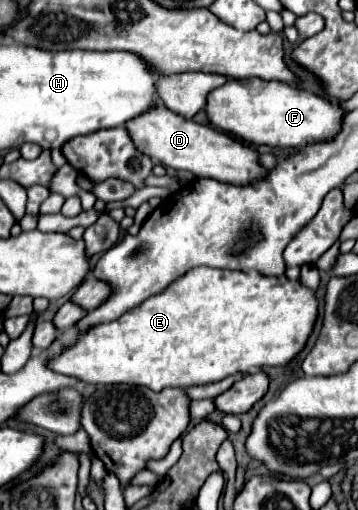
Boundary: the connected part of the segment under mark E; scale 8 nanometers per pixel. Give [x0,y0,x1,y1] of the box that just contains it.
[50,266,318,392]

